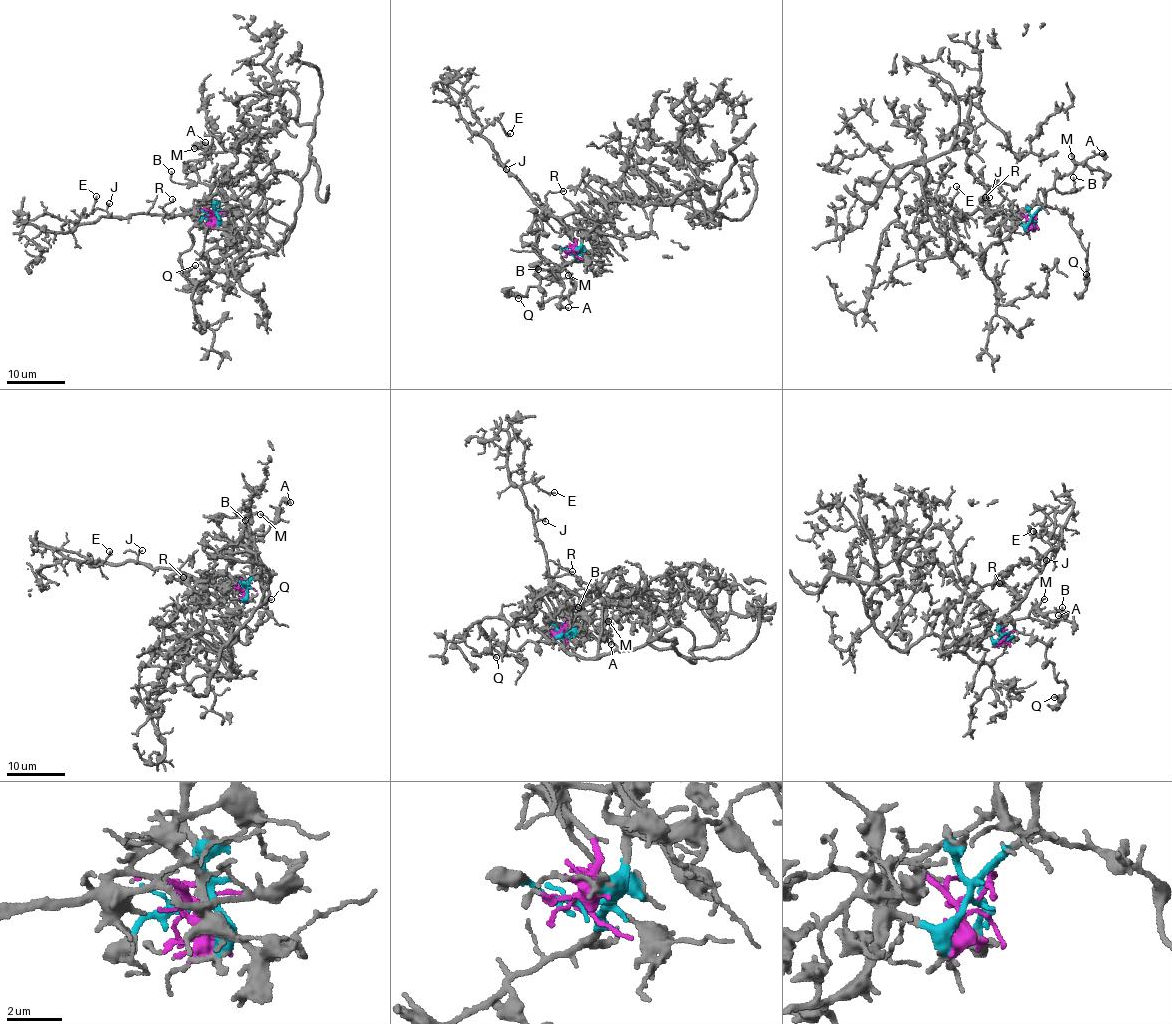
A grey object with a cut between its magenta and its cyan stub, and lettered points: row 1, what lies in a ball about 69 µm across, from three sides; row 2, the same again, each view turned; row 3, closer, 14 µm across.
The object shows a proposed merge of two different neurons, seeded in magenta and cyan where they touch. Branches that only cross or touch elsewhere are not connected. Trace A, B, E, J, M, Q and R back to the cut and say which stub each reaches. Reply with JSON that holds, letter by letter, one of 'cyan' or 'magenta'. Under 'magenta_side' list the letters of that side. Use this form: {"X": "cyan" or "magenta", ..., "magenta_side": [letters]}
{"A": "cyan", "B": "cyan", "E": "magenta", "J": "magenta", "M": "cyan", "Q": "cyan", "R": "magenta", "magenta_side": ["E", "J", "R"]}

